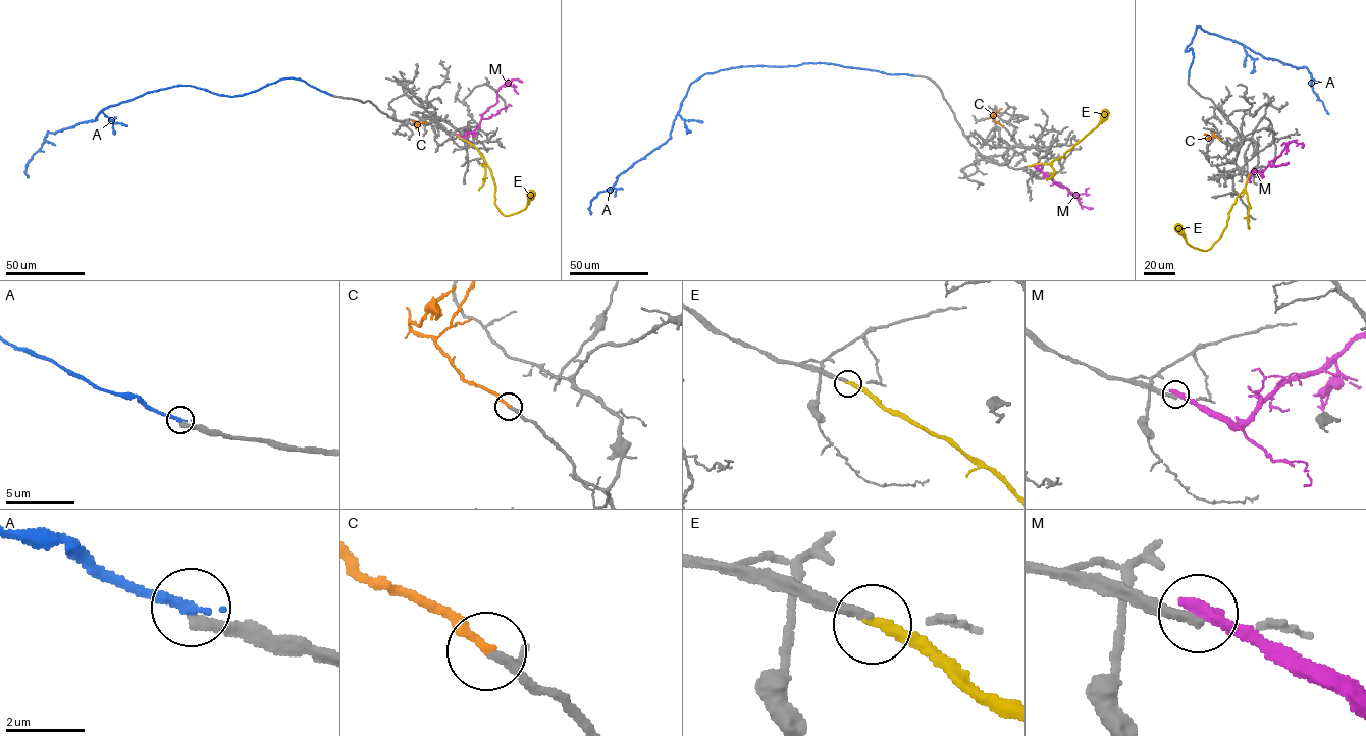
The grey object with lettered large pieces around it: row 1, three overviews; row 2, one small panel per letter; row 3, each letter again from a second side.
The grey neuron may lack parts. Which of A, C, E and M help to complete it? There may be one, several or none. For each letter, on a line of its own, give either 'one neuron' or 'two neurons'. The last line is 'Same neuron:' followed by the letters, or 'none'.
A: two neurons
C: one neuron
E: one neuron
M: two neurons
Same neuron: C, E

